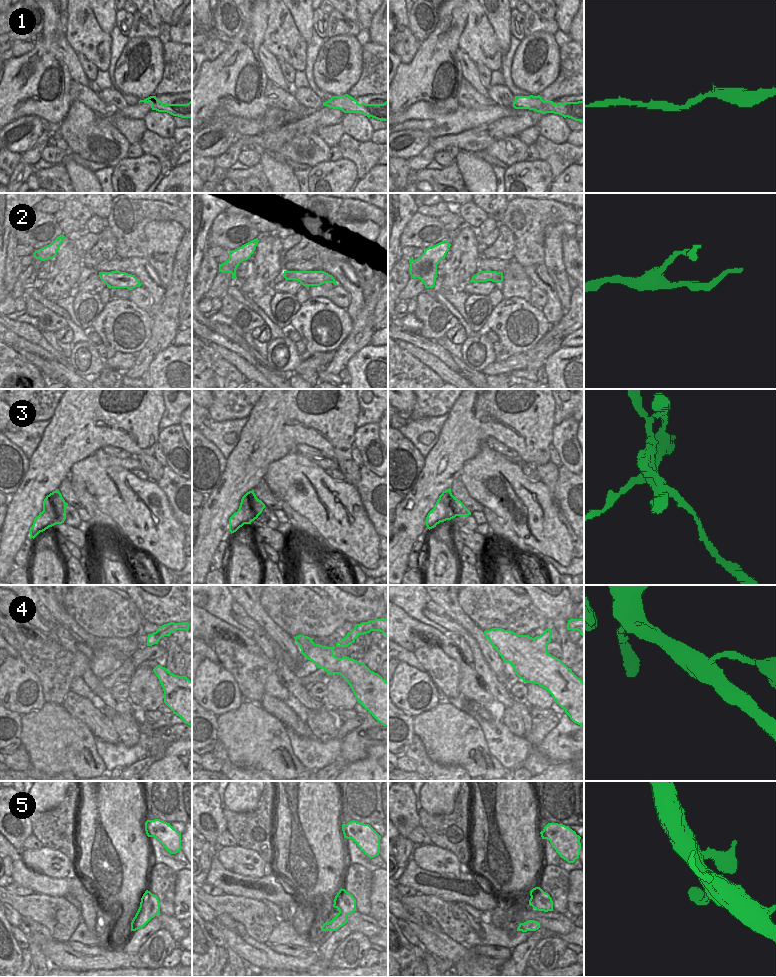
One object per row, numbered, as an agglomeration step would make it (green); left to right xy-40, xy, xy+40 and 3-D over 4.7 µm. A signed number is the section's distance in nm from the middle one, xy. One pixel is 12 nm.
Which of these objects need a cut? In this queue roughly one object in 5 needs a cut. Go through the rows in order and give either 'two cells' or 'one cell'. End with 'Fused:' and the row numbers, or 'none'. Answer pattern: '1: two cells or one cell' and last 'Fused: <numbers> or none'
1: one cell
2: one cell
3: two cells
4: one cell
5: one cell
Fused: 3

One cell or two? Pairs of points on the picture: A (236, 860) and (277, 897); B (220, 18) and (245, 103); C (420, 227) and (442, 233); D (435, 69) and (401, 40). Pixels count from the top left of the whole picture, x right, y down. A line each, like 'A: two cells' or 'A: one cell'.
A: two cells
B: two cells
C: one cell
D: two cells

